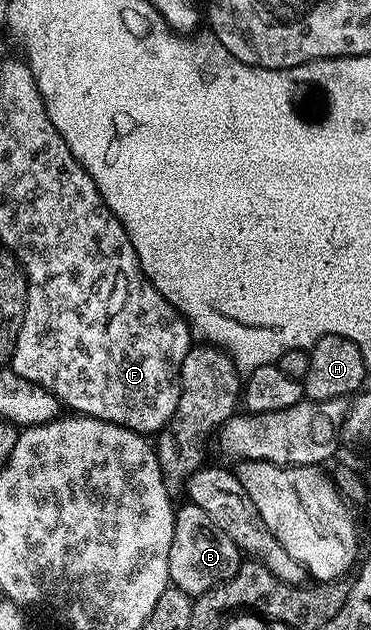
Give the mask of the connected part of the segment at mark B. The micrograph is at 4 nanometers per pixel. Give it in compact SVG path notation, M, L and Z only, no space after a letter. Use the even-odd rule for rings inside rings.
M185 503L185 506L178 508L173 515L173 534L171 535L171 555L169 556L169 579L170 582L176 588L182 589L183 592L188 593L190 597L196 599L201 596L202 593L206 593L207 591L211 591L212 589L217 588L218 585L225 584L226 581L230 581L234 575L237 574L237 568L241 565L243 560L243 554L240 549L238 549L236 543L232 541L229 537L228 533L226 533L223 527L219 527L215 523L215 519L211 519L211 515L207 515L207 511L203 511L203 507L199 507L198 505L192 503Z

